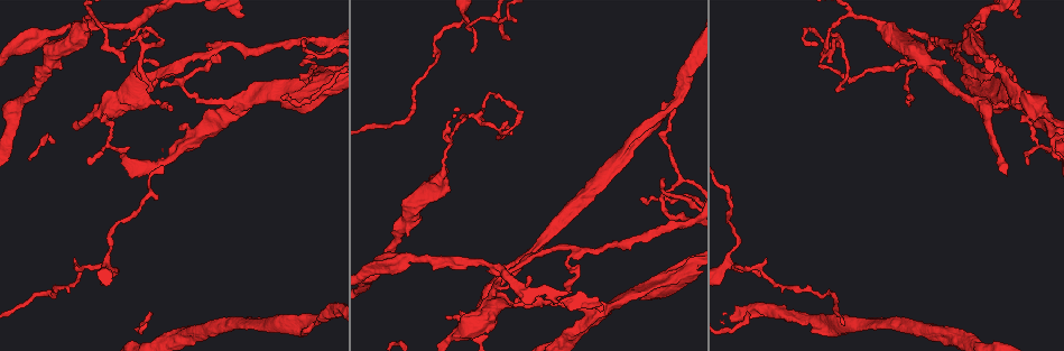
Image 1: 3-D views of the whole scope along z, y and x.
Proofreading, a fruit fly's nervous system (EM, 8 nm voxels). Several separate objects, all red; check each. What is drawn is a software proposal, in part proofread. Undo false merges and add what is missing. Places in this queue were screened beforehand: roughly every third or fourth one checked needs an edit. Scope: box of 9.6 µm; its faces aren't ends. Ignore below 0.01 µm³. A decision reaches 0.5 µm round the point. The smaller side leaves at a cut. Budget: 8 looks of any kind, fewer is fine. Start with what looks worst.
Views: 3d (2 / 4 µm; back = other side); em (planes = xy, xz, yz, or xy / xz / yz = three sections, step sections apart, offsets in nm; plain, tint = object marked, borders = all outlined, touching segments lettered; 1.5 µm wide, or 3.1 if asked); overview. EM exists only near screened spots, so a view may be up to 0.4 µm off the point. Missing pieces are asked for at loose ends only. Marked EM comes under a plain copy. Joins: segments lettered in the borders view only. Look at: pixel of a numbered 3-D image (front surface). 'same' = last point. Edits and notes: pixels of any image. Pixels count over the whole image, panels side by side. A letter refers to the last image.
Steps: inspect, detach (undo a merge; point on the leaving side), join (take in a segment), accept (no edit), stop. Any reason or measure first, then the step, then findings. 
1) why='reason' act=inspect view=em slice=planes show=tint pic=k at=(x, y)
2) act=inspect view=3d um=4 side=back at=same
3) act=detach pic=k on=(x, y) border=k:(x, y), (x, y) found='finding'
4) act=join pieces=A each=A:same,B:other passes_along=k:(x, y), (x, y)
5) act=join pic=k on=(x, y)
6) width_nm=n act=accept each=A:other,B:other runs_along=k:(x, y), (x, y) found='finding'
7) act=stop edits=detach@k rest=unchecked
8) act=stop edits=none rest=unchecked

why='a fork' act=inspect view=em slice=planes show=borders pic=1 at=(810, 317)

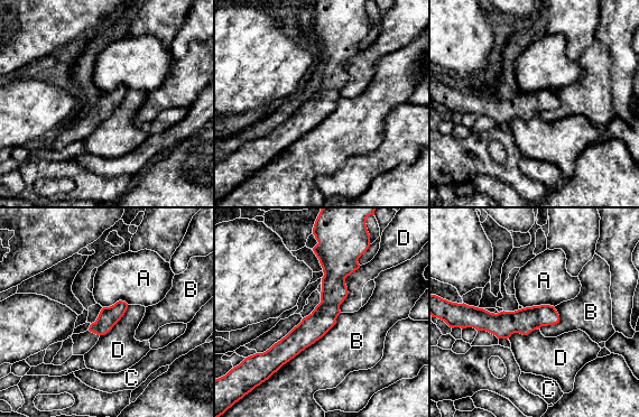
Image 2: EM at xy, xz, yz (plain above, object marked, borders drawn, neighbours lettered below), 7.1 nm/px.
longest_contact=B:650nm act=accept each=A:other,B:other,C:other,D:other border=2:(554, 306), (533, 305), (524, 308) found='all the same neuron'

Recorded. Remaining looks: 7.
why='sharp bend' act=inspect view=em slice=planes show=borders pic=1 at=(111, 48)

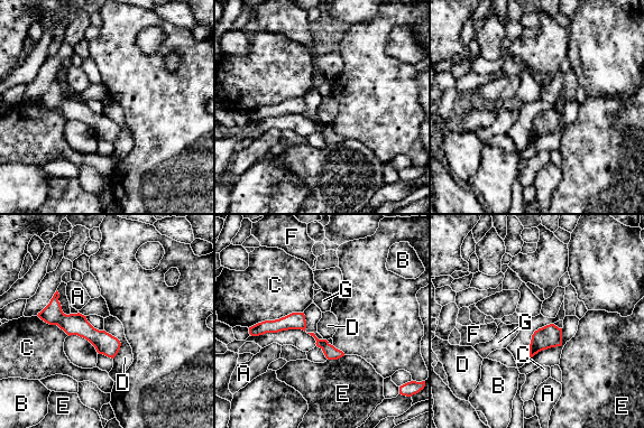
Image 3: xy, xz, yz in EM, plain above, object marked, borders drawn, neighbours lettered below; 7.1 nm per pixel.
act=accept each=A:other,B:other,C:other,D:other,E:other,F:other,G:other runs_along=3:(251, 329), (298, 324), (339, 354) found='continuous, no second neuron'

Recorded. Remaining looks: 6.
why='sudden change in width' act=inspect view=em slice=xz step=4 show=tint pic=1 at=(80, 32)

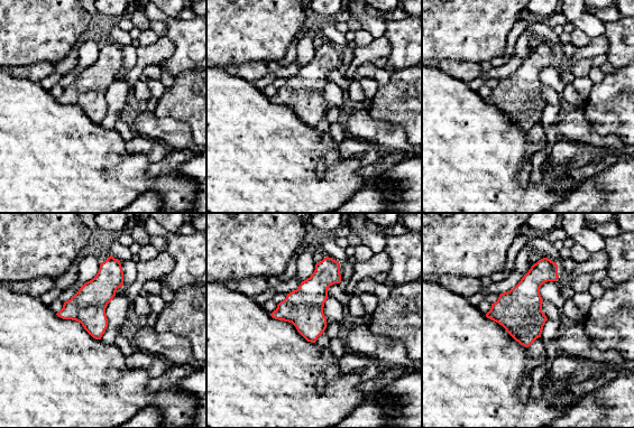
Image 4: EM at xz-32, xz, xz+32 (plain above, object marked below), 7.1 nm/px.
why='cut it another way' act=inspect view=em slice=xy step=4 show=borders at=same

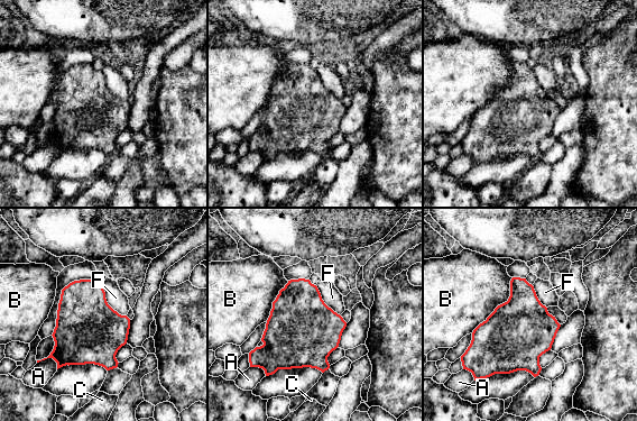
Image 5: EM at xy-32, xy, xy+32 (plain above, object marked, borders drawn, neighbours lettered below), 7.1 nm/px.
width_nm=460 act=accept each=A:other,B:other,C:other,F:other border=5:(513, 277), (509, 298), (471, 332) found='continuous, no second neuron'

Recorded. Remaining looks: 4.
act=stop edits=none rest=unchecked

